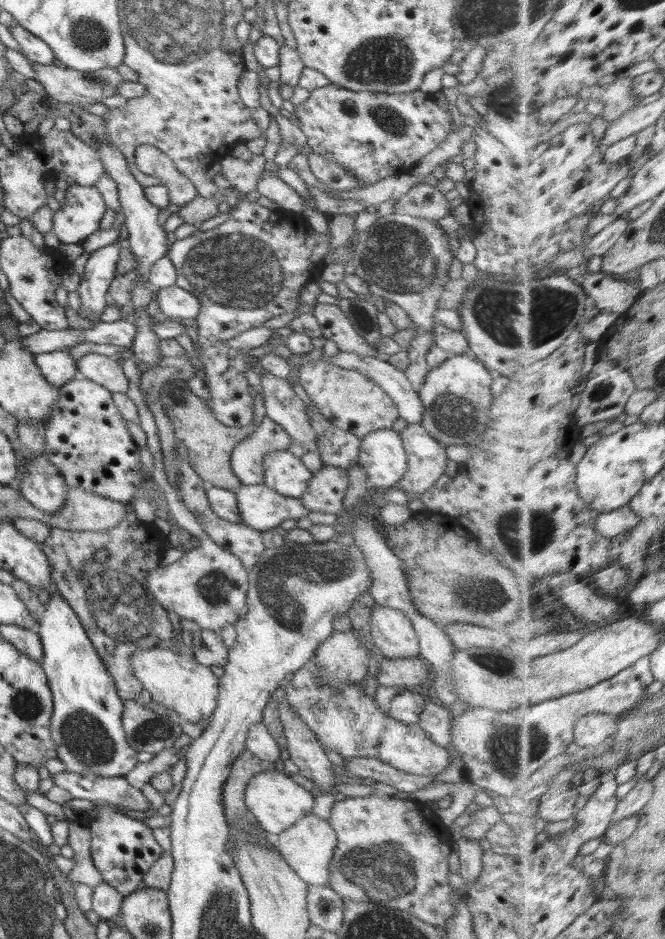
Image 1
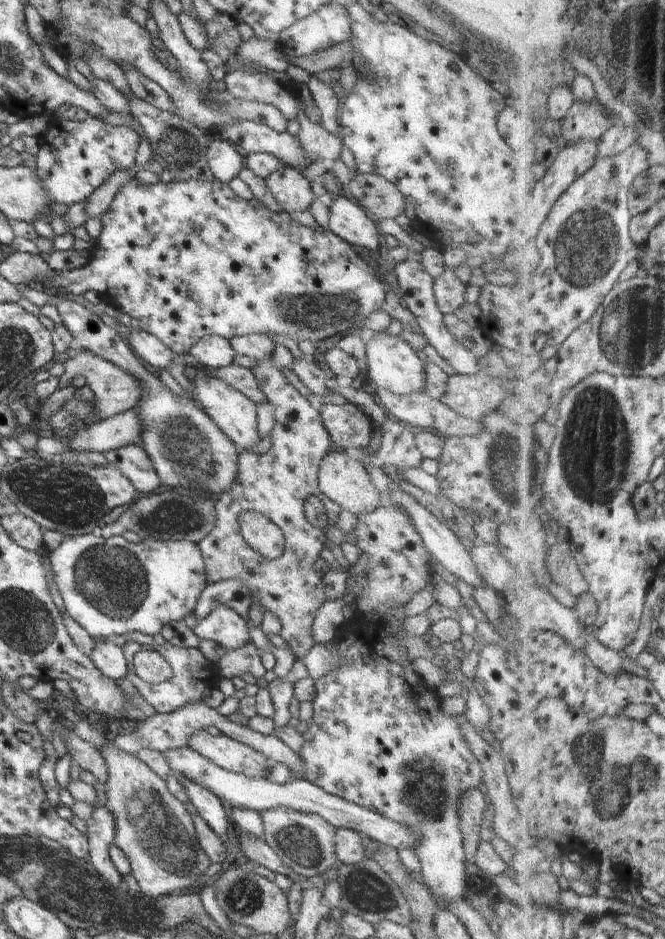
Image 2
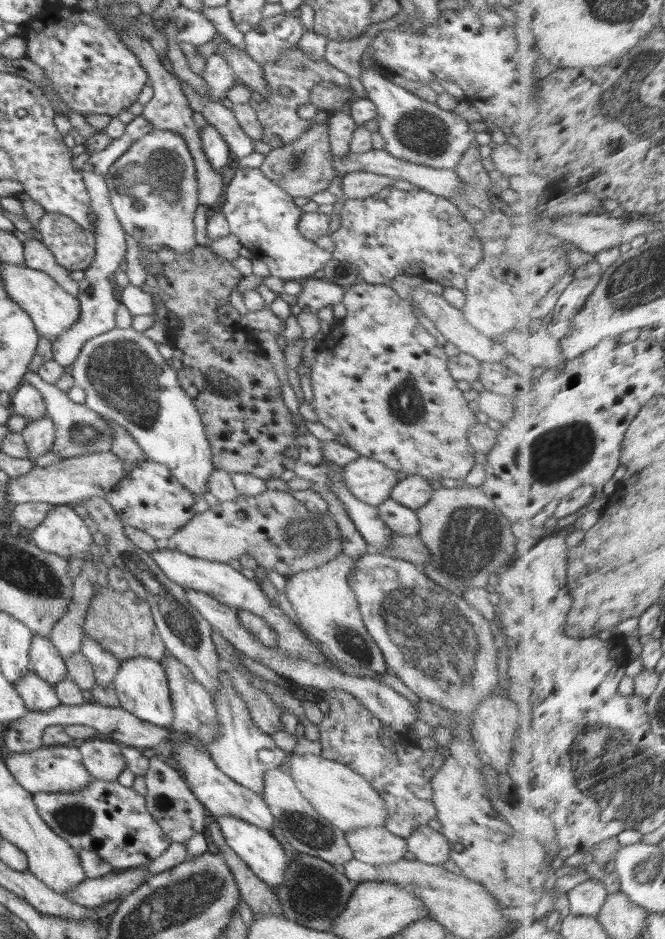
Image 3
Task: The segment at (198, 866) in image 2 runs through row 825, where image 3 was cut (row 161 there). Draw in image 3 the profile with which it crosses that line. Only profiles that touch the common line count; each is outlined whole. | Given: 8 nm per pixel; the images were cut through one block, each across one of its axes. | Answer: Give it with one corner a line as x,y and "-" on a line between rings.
154,129
140,140
134,140
130,148
109,167
105,182
121,228
138,243
146,244
151,251
170,248
178,254
185,254
198,246
193,224
198,206
196,172
193,157
182,135
170,130

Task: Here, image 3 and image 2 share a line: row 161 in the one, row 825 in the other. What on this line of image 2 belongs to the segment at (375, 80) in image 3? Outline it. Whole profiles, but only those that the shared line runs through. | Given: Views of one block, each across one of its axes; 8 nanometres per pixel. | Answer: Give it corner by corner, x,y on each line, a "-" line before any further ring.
388,607
385,610
385,613
383,615
379,616
379,619
367,619
365,615
360,615
355,613
355,617
353,617
350,621
344,622
340,628
338,628
338,631
336,632
336,639
332,642
335,642
333,644
333,648
335,649
335,652
339,655
339,658
341,659
341,663
339,664
339,667
335,671
331,671
328,673
325,673
321,678
318,678
314,682
314,687
316,690
314,690
314,700
312,700
312,709
313,709
313,718
311,723
309,724
308,731
304,734
301,734
303,739
303,746
302,749
299,751
299,754
302,756
302,759
304,760
305,766
306,766
306,775
308,780
311,784
314,784
315,786
318,786
319,788
322,788
325,792
328,792
330,795
342,798
343,800
346,800
347,802
368,808
369,810
375,811
376,813
382,814
385,818
388,818
388,820
399,823
400,825
405,825
408,829
411,829
414,833
417,833
417,842
418,844
413,848
414,852
416,853
416,856
418,857
418,860
420,861
420,868
421,876
423,878
423,882
429,886
429,888
441,899
445,899
446,901
450,902
453,899
462,899
462,894
464,893
466,887
470,886
470,874
468,872
468,869
465,866
465,863
467,862
467,859
465,858
465,851
464,851
464,844
463,844
463,837
462,832
460,829
461,819
459,816
459,799
469,791
478,789
480,784
483,782
484,772
482,771
481,765
479,764
479,761
476,759
476,756
474,755
474,752
470,749
470,746
468,745
468,742
463,738
463,731
461,730
461,727
459,726
459,722
457,721
457,718
452,716
452,714
448,714
448,712
445,712
443,710
443,697
439,694
438,688
434,688
431,686
428,686
426,682
423,680
423,678
414,670
413,668
413,661
410,661
410,658
400,650
400,648
397,647
397,639
401,638
403,636
412,636
408,635
405,632
403,623
405,622
405,618
407,617
405,614
405,610
402,607

